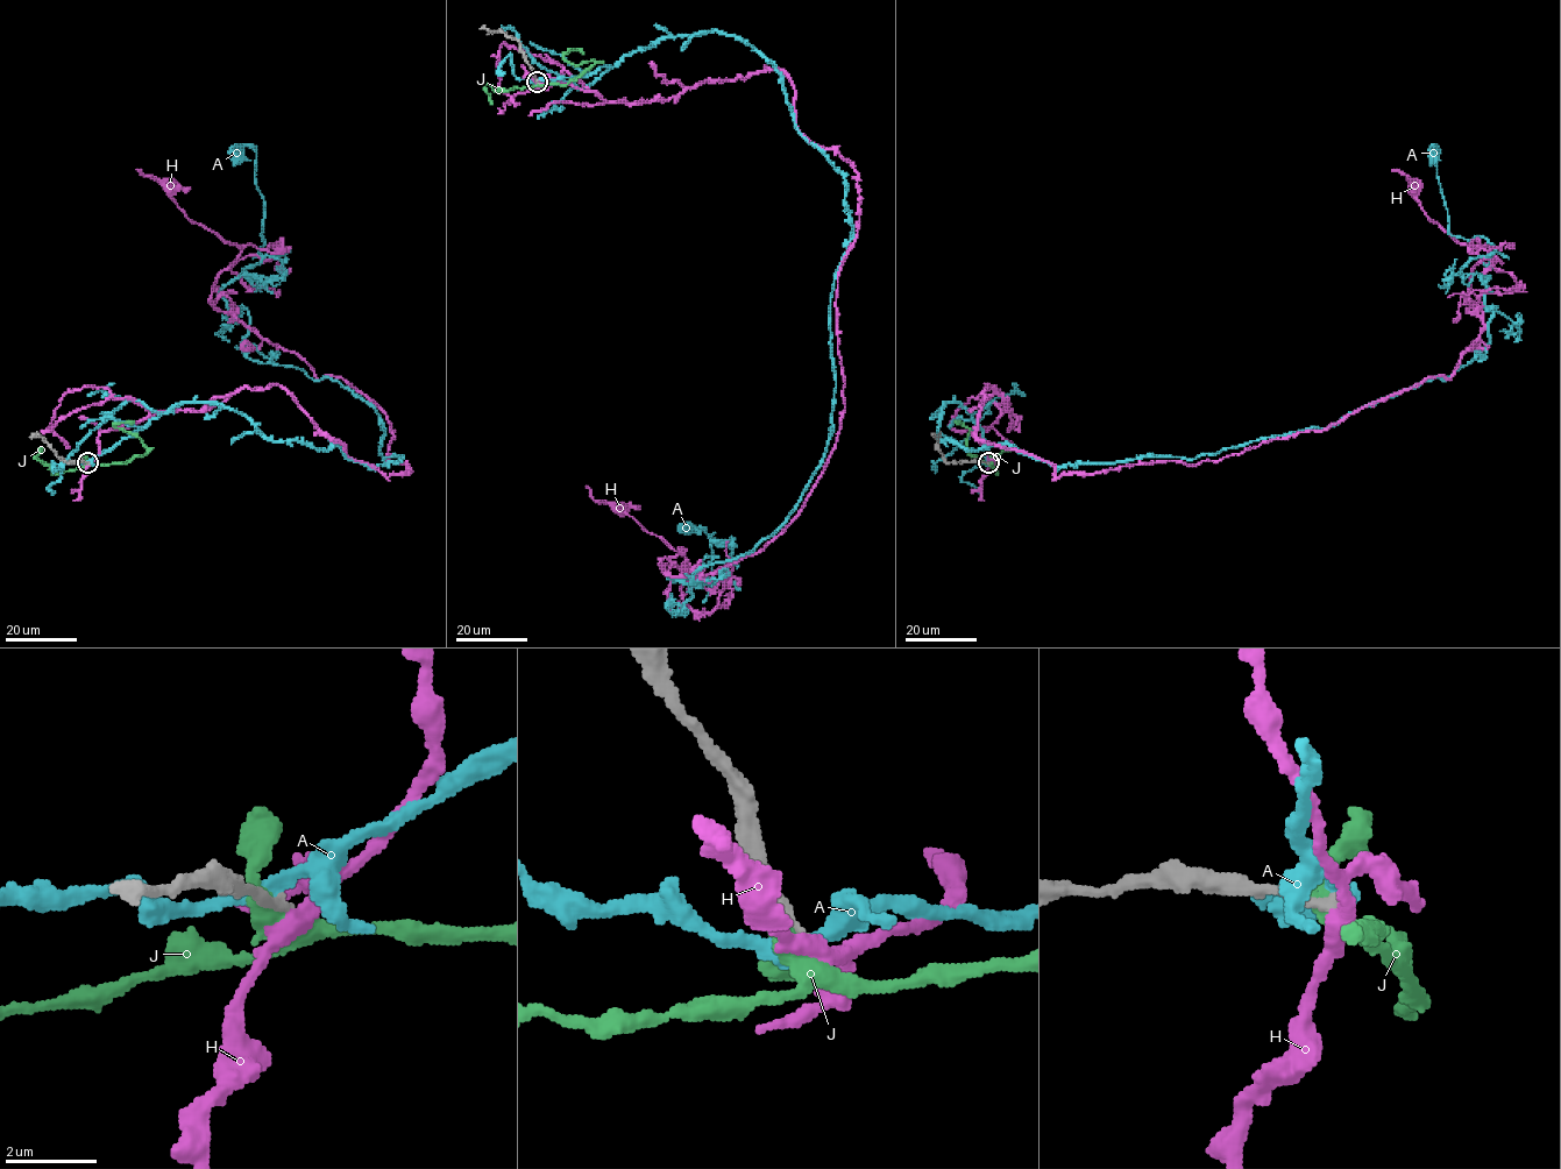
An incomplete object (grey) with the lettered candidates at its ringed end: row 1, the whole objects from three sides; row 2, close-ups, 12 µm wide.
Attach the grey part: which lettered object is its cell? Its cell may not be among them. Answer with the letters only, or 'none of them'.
none of them

